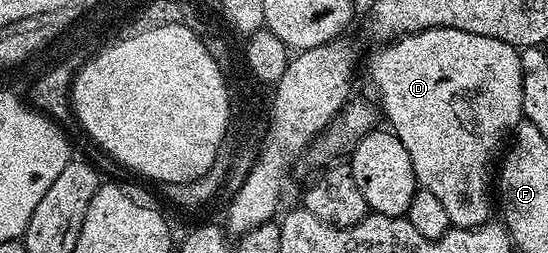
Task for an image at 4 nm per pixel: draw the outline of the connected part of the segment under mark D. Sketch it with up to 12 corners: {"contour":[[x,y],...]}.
{"contour":[[448,27],[367,71],[418,186],[488,222],[519,51]]}

